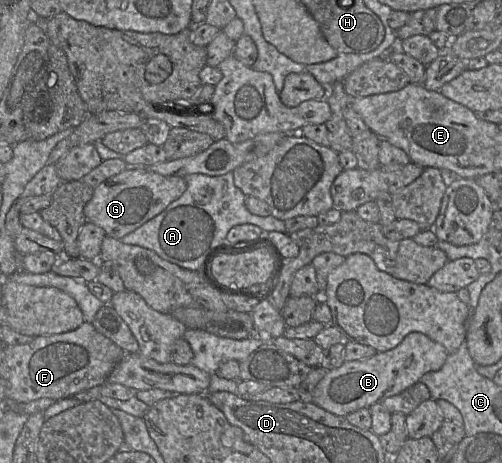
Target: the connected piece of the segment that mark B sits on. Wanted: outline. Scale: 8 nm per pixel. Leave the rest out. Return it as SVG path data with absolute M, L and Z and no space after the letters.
M411 332L393 349L377 352L369 358L345 361L340 367L329 370L315 387L312 403L334 415L345 417L411 387L424 374L439 370L448 355L440 343L420 332Z

